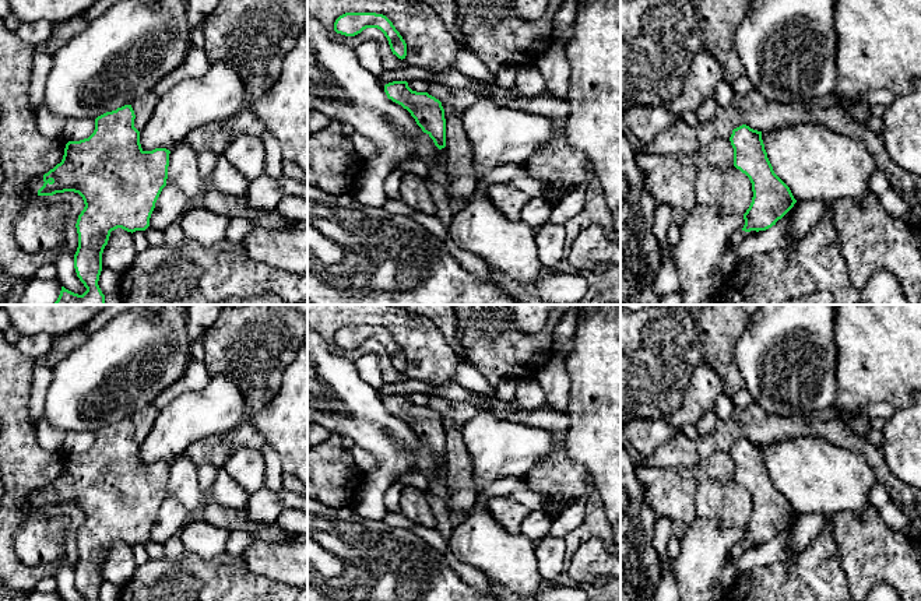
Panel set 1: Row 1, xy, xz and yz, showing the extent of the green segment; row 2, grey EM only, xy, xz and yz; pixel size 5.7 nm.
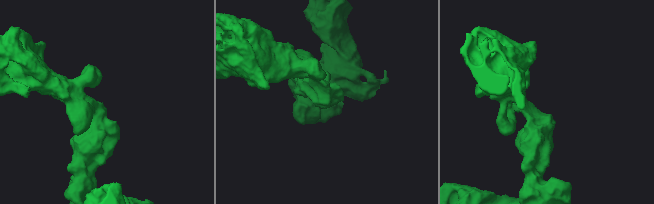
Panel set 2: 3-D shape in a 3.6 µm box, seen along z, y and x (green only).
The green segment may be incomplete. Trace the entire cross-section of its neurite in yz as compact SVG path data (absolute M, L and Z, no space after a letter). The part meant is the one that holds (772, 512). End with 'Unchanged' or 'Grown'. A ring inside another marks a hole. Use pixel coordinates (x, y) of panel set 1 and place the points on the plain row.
M742 437L730 450L734 479L752 496L752 516L744 527L742 544L766 544L776 538L797 516L790 500L774 486L767 471L762 444Z. Unchanged

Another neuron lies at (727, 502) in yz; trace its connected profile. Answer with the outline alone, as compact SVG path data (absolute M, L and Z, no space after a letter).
M709 478L699 485L696 514L717 521L724 528L745 527L753 505L749 491L735 479L716 481Z

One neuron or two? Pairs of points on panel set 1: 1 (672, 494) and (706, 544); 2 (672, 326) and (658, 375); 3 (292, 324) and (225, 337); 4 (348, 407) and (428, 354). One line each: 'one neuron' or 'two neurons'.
1: two neurons
2: one neuron
3: one neuron
4: two neurons

